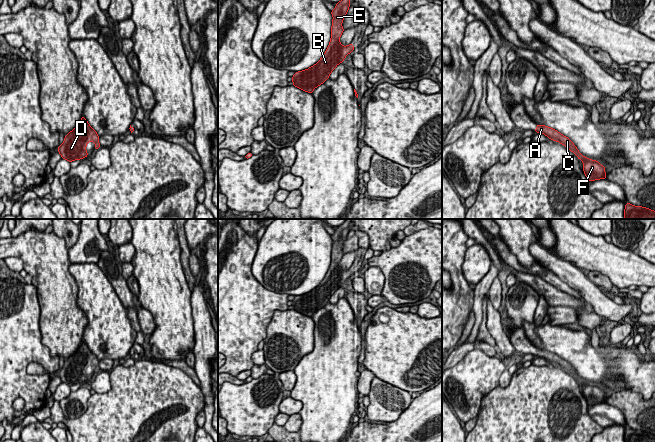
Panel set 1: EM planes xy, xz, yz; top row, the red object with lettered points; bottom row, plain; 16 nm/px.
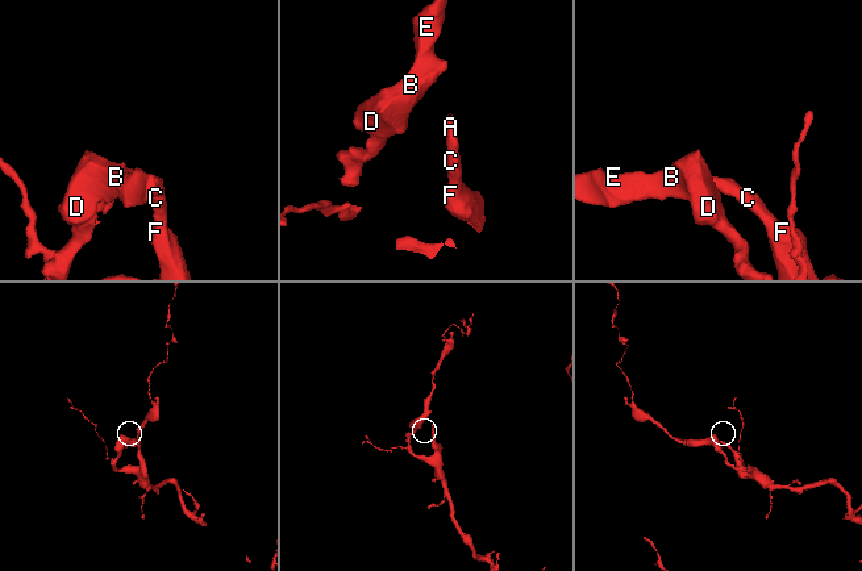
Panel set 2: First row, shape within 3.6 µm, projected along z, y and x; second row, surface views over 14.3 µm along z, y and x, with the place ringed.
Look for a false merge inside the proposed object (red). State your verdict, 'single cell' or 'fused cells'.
single cell

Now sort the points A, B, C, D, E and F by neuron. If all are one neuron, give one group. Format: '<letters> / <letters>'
A B C D E F

